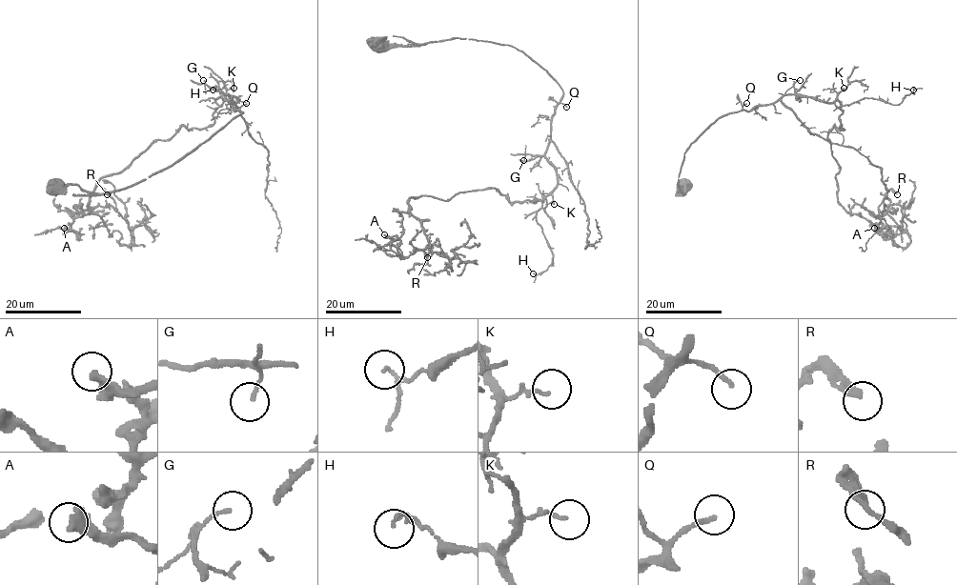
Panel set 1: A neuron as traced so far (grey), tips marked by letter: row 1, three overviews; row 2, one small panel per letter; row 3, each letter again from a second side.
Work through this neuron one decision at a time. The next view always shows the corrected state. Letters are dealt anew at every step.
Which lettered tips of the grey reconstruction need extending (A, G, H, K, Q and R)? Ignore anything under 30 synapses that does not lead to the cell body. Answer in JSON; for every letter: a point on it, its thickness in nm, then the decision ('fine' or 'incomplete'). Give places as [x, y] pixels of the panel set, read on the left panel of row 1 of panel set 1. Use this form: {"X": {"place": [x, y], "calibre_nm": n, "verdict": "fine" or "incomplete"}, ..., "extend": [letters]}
{"A": {"place": [64, 228], "calibre_nm": 360, "verdict": "fine"}, "G": {"place": [203, 80], "calibre_nm": 110, "verdict": "fine"}, "H": {"place": [213, 90], "calibre_nm": 90, "verdict": "fine"}, "K": {"place": [234, 88], "calibre_nm": 80, "verdict": "fine"}, "Q": {"place": [246, 103], "calibre_nm": 150, "verdict": "fine"}, "R": {"place": [107, 194], "calibre_nm": 280, "verdict": "fine"}, "extend": []}

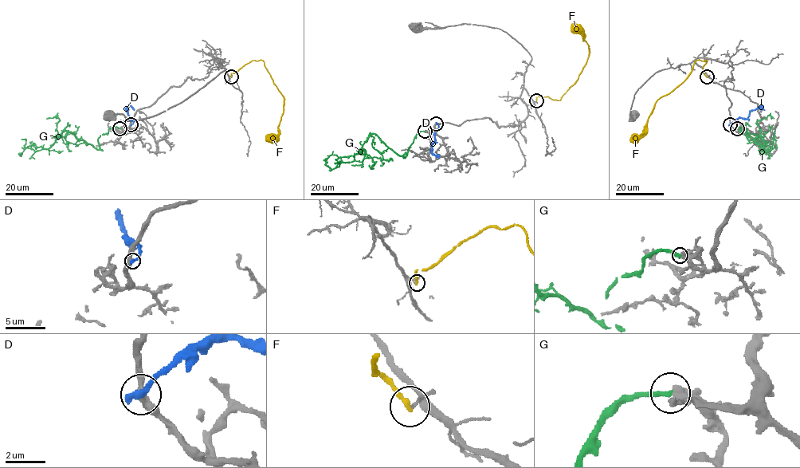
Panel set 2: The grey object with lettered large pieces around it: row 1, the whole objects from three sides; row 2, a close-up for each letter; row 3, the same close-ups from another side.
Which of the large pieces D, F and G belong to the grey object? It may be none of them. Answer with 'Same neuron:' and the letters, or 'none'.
Same neuron: G

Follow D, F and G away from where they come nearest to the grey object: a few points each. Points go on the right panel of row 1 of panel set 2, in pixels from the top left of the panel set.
D: (730, 124), (739, 118), (747, 118), (751, 111), (758, 107), (765, 110)
F: (707, 77), (703, 72), (706, 60), (697, 60), (684, 80), (656, 101), (645, 130), (629, 138)
G: (737, 127), (758, 135), (763, 142), (762, 149), (740, 131), (756, 139), (766, 150), (777, 147), (772, 139)

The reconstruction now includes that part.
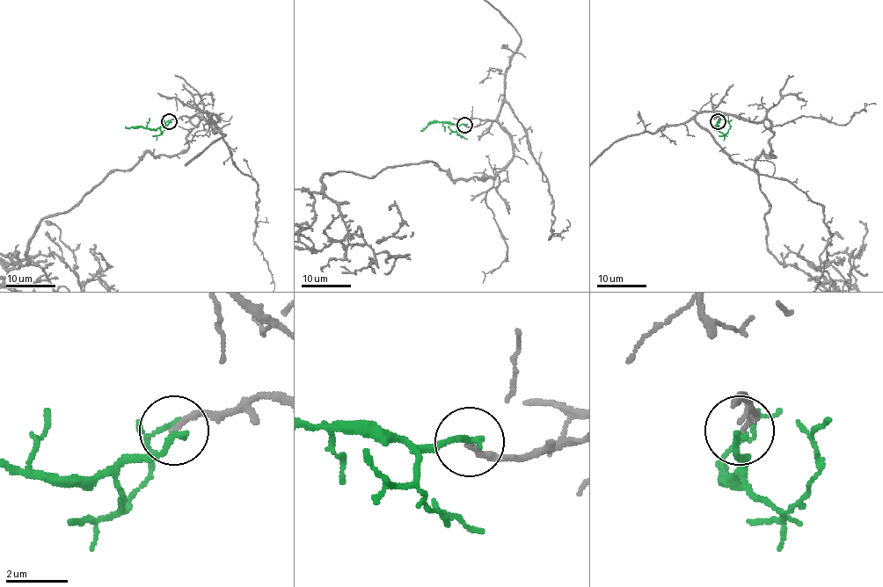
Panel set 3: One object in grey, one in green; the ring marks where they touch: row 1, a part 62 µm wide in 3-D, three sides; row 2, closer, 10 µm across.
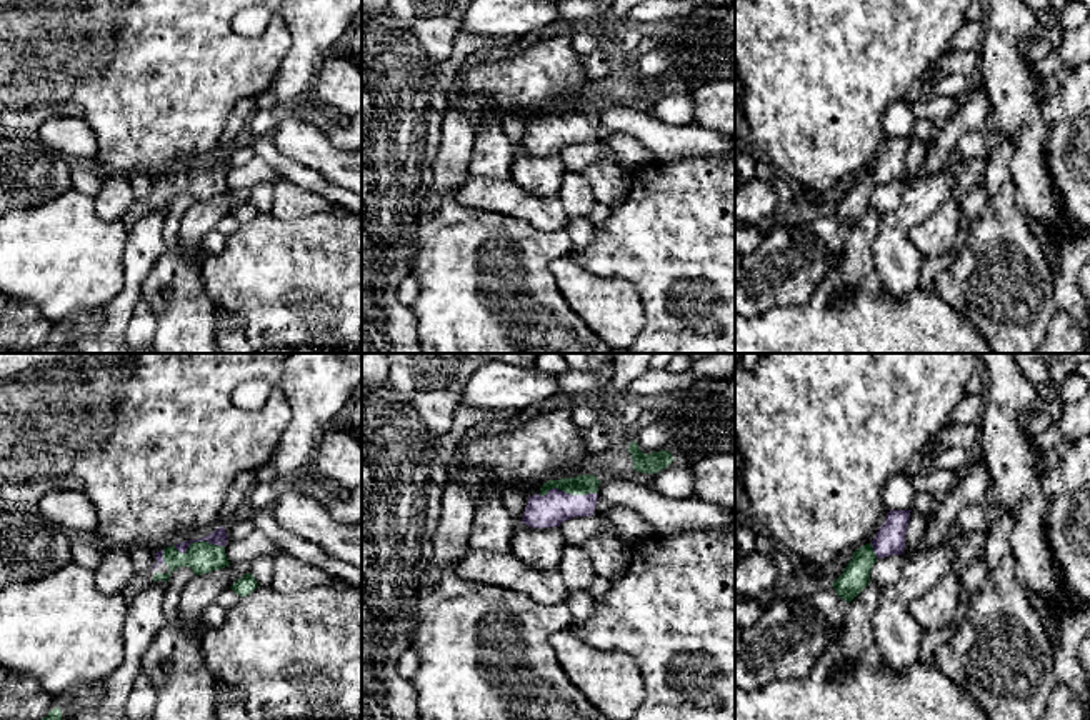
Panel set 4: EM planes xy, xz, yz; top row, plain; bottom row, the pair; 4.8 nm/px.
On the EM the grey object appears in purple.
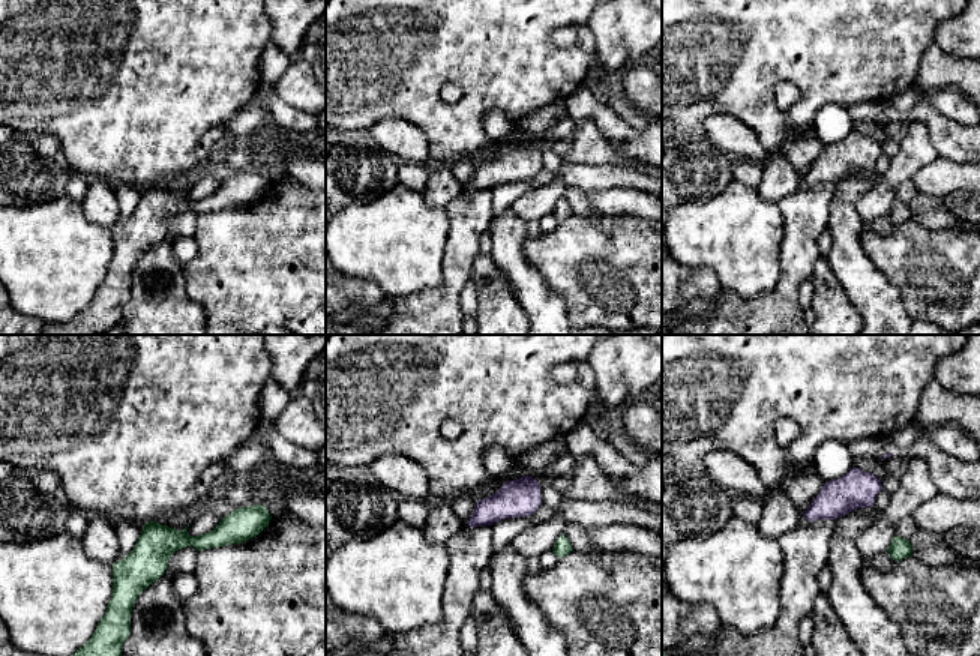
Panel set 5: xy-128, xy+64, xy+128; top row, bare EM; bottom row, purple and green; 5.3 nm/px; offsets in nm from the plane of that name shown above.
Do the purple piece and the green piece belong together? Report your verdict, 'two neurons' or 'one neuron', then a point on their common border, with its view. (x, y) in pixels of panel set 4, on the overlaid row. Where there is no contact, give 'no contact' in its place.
one neuron; meets purple in xz at (569, 494)

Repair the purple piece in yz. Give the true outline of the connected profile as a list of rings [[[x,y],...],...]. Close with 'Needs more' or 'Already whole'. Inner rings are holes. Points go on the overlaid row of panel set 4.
[[[887,512],[875,538],[853,552],[843,573],[832,583],[840,598],[850,603],[868,585],[872,567],[878,558],[903,553],[910,512]]]. Needs more

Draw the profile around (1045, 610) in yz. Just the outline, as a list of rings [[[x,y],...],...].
[[[1037,593],[1030,595],[1030,603],[1038,612],[1042,623],[1043,623],[1050,640],[1055,645],[1052,632],[1053,632],[1055,623],[1057,623],[1057,610],[1043,597],[1040,597]]]

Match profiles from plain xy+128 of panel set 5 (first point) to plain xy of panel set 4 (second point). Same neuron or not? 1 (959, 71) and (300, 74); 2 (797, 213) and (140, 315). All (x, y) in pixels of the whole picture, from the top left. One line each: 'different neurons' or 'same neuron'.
1: different neurons
2: different neurons

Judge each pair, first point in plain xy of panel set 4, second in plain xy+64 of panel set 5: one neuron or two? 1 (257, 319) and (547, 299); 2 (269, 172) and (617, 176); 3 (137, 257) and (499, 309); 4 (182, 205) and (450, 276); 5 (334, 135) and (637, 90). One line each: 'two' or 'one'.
1: two
2: one
3: two
4: two
5: two

